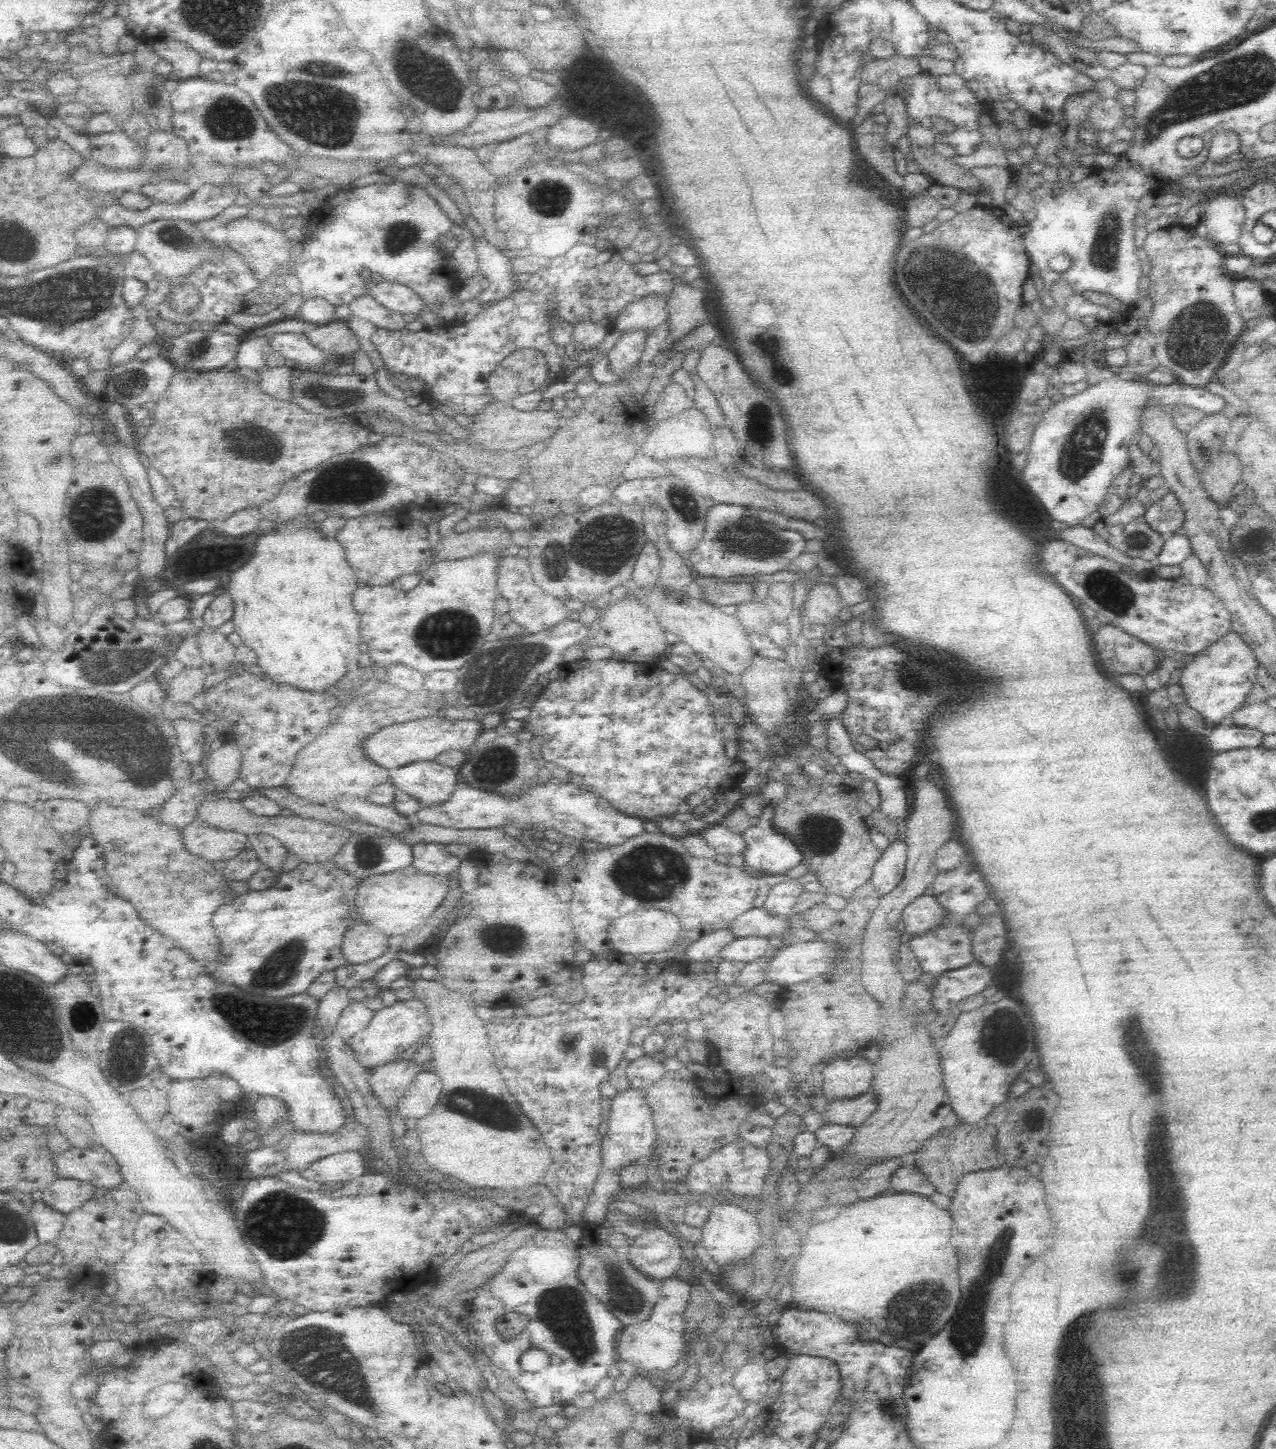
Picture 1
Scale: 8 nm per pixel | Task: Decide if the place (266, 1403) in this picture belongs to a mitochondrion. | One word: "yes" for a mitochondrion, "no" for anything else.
no

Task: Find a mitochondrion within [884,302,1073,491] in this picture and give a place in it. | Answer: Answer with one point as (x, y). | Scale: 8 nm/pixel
(997, 371)

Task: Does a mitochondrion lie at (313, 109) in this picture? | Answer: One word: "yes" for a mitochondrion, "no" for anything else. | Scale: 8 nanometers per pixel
yes

